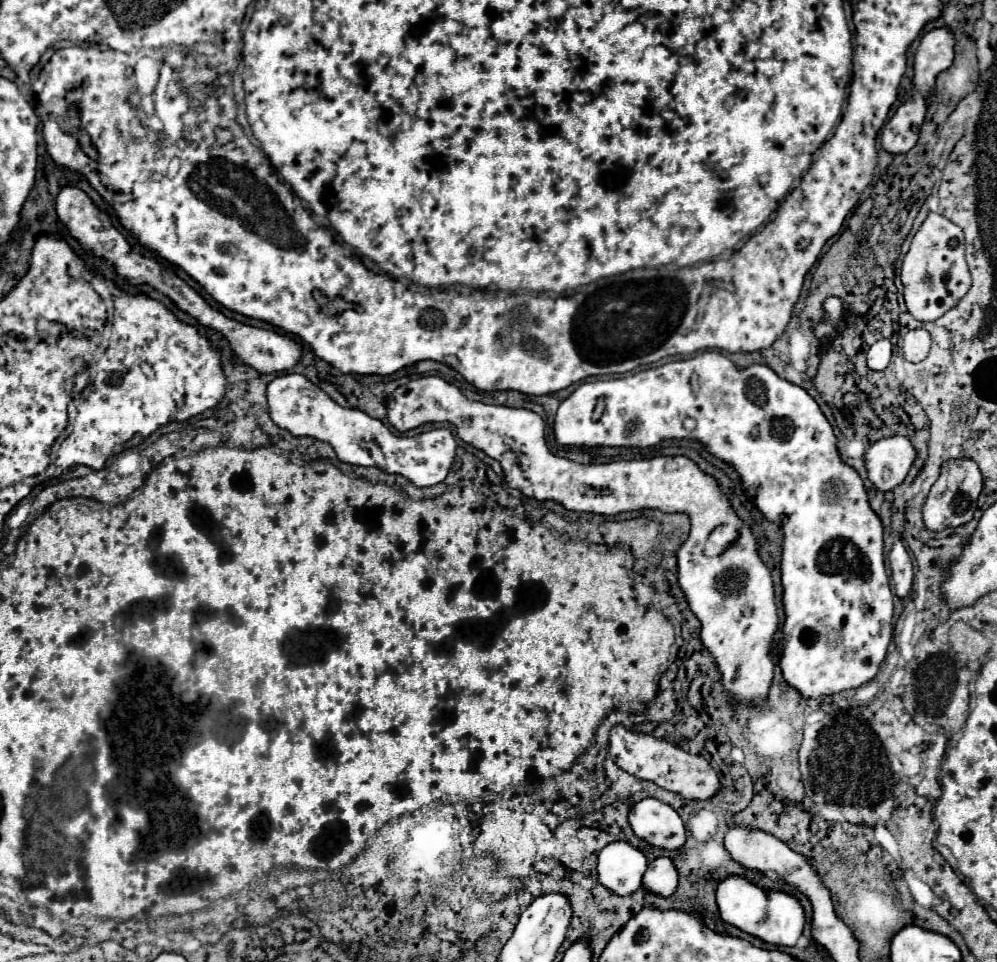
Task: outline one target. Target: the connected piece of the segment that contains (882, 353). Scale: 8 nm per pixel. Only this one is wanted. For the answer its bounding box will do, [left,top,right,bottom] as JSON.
[867,340,893,370]

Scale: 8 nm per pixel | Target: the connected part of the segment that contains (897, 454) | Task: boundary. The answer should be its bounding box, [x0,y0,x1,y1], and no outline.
[865,436,917,490]

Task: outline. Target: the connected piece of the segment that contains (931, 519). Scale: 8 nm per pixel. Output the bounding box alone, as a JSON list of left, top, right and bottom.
[923,458,981,530]

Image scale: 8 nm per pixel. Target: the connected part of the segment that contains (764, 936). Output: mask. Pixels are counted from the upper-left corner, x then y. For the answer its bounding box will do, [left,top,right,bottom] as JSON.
[717,876,805,946]

